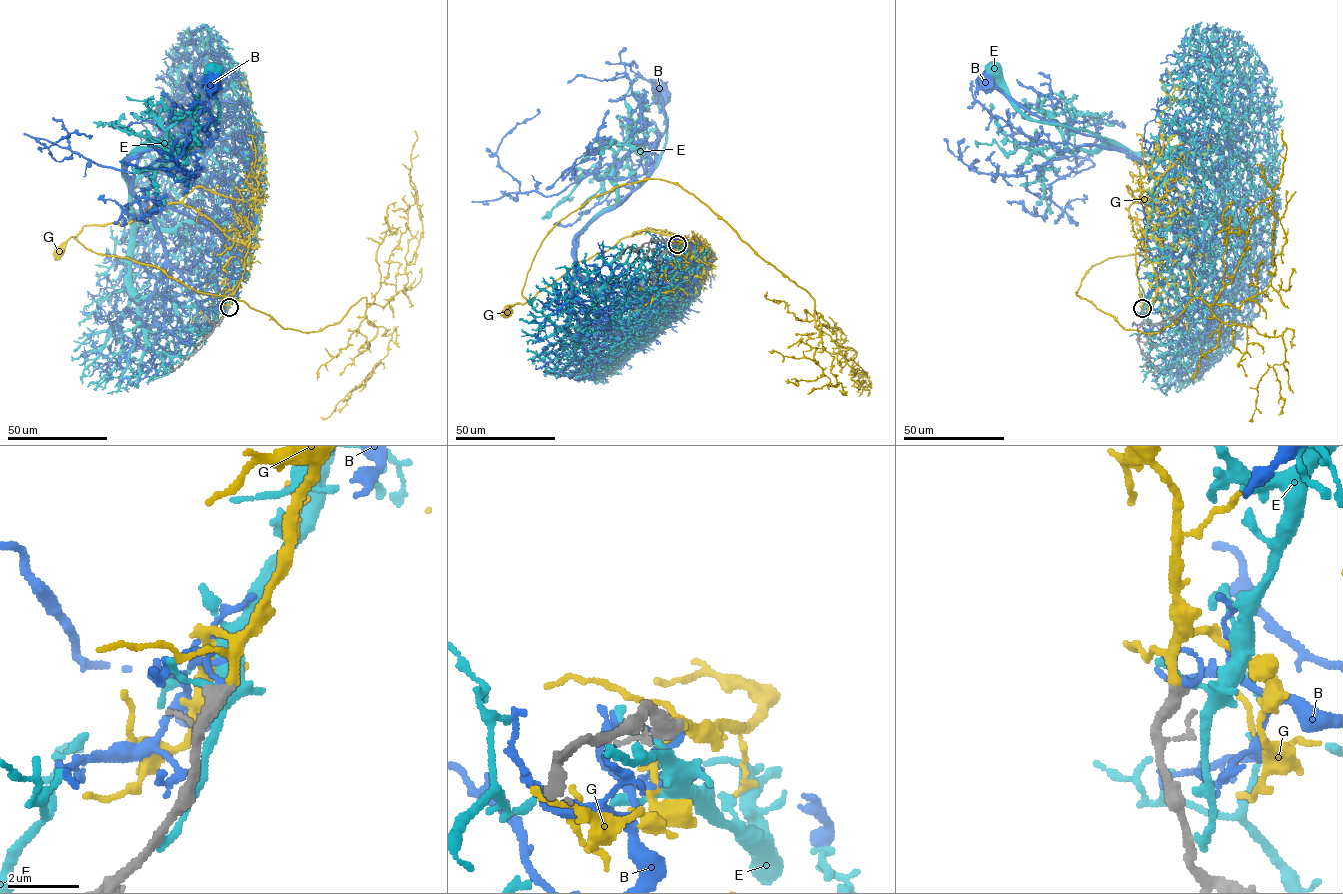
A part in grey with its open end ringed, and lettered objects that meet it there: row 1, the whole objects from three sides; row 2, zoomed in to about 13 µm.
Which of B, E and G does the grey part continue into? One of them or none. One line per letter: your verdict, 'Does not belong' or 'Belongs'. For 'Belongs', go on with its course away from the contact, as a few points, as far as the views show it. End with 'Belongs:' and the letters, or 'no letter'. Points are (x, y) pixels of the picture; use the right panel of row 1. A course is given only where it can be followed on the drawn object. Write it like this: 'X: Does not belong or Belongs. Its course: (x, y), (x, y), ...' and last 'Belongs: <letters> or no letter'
B: Does not belong
E: Does not belong
G: Belongs. Its course: (1142, 308), (1133, 202), (1149, 201), (1163, 223), (1195, 225), (1212, 249)
Belongs: G

